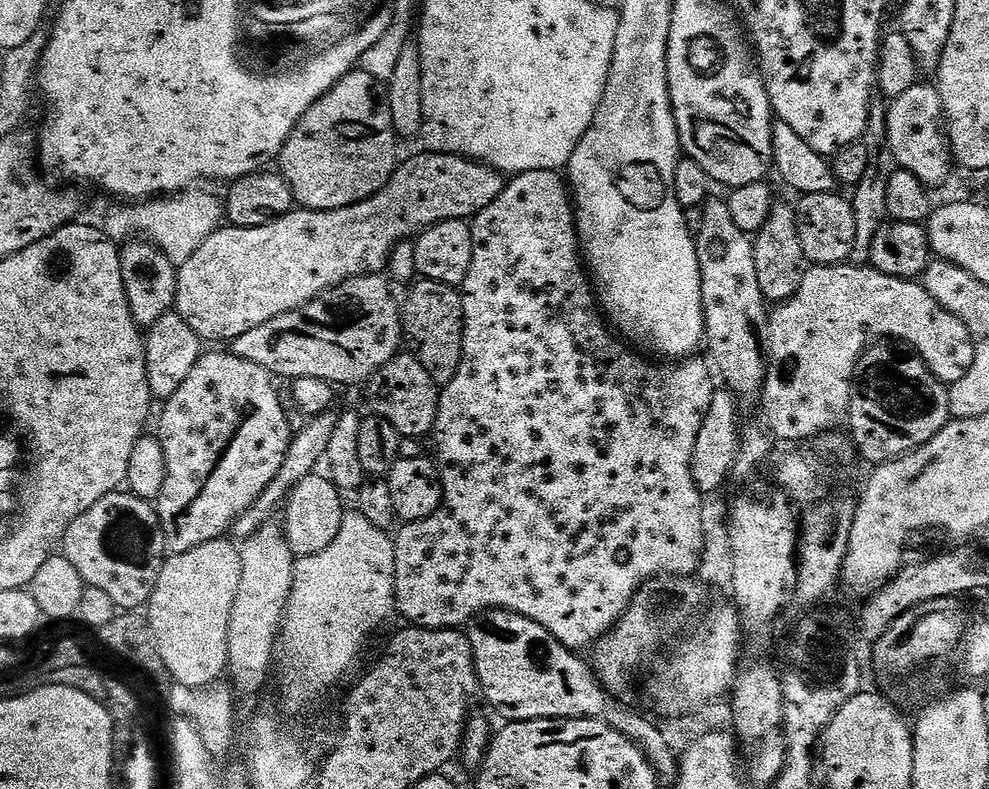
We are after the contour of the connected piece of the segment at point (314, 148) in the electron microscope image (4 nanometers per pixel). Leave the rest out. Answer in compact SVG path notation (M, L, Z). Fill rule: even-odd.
M353 70L345 74L323 98L312 104L305 116L296 123L296 129L280 151L278 171L290 186L293 201L301 209L309 212L338 210L342 206L362 202L386 186L398 167L396 144L398 145L398 137L381 81L363 70Z

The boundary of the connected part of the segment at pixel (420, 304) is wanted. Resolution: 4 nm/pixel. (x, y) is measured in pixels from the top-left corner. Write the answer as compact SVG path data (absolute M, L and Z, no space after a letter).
M417 279L408 292L408 301L402 304L402 336L410 347L411 355L422 362L425 370L432 375L437 385L449 384L458 374L458 366L464 353L464 302L461 293L451 284Z

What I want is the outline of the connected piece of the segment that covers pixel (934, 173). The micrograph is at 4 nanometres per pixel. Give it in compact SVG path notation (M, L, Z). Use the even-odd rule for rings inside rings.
M918 82L906 90L906 94L895 97L888 108L887 151L894 154L897 165L903 171L914 174L929 189L935 190L944 184L951 174L954 152L950 147L950 135L946 127L944 102L940 90L931 83Z

